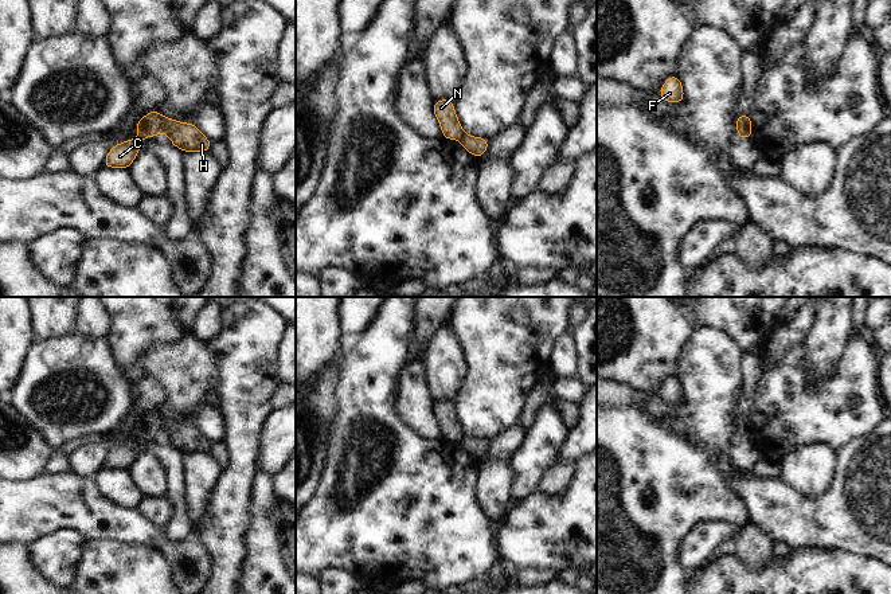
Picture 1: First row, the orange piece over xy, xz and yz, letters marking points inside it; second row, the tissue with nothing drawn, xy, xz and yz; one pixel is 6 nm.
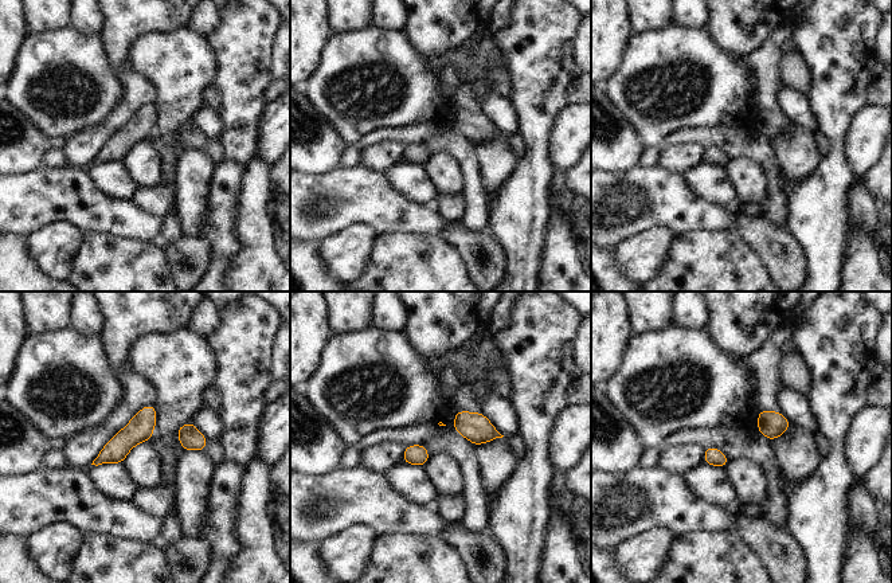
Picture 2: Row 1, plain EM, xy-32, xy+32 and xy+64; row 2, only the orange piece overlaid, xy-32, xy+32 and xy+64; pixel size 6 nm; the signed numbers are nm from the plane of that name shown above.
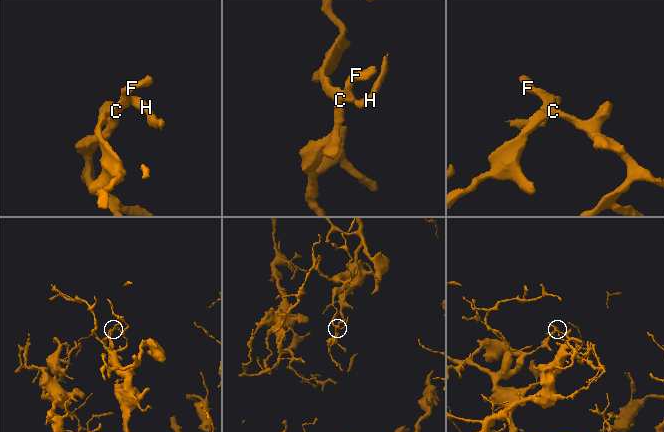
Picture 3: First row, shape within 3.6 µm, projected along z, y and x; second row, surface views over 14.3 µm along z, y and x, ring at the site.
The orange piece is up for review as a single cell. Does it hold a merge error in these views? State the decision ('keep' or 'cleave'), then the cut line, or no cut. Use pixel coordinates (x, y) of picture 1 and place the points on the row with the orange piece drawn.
cleave | xy (163, 117), (163, 125), (159, 132)

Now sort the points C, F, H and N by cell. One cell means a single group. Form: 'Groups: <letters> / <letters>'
Groups: C F N / H

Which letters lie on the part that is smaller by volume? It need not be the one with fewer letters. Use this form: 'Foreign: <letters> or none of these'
Foreign: H

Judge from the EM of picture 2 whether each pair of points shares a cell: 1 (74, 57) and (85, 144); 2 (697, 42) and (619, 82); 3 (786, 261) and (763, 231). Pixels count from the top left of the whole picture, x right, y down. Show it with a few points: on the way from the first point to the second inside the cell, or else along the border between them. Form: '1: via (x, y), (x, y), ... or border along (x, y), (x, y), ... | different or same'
1: border along (83, 129), (71, 136) | different
2: via (679, 61), (654, 63), (638, 70) | same
3: via (781, 254), (766, 238) | same

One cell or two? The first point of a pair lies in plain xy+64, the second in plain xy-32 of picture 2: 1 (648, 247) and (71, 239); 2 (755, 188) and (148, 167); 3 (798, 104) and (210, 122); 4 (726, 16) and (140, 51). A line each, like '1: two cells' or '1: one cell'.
1: one cell
2: one cell
3: one cell
4: two cells

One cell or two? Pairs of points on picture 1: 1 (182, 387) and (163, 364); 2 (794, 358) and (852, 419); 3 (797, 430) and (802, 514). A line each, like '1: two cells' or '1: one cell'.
1: one cell
2: one cell
3: two cells

